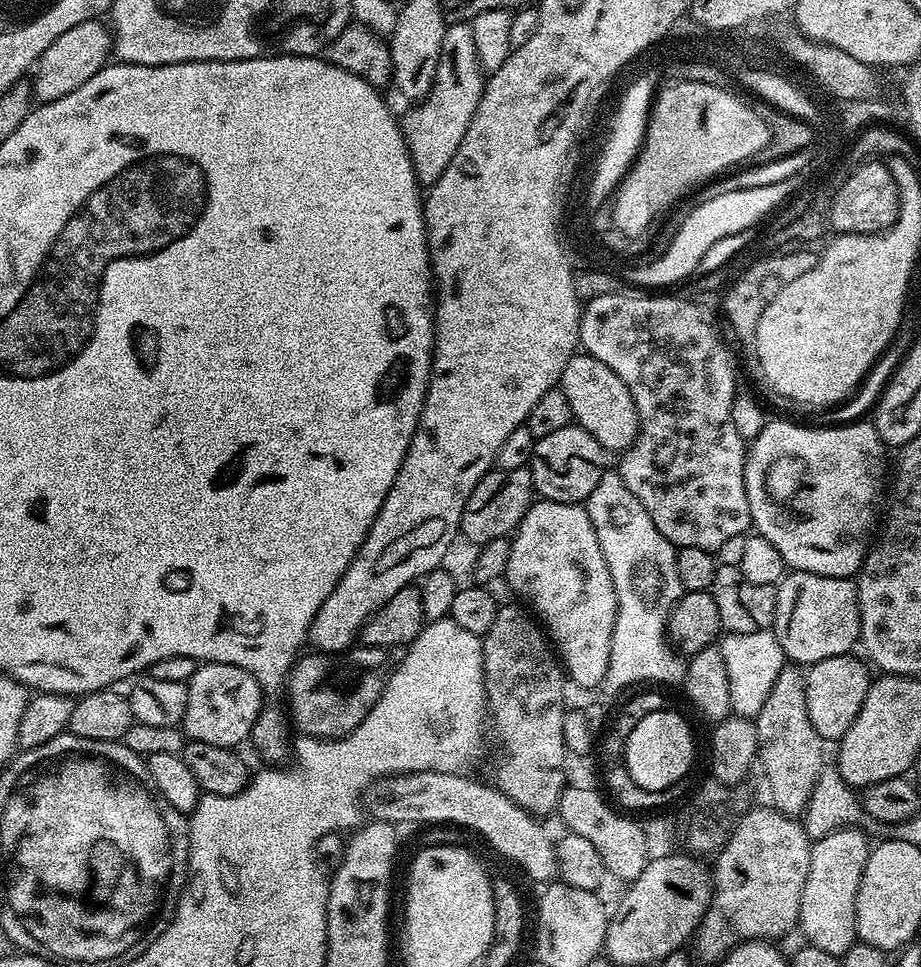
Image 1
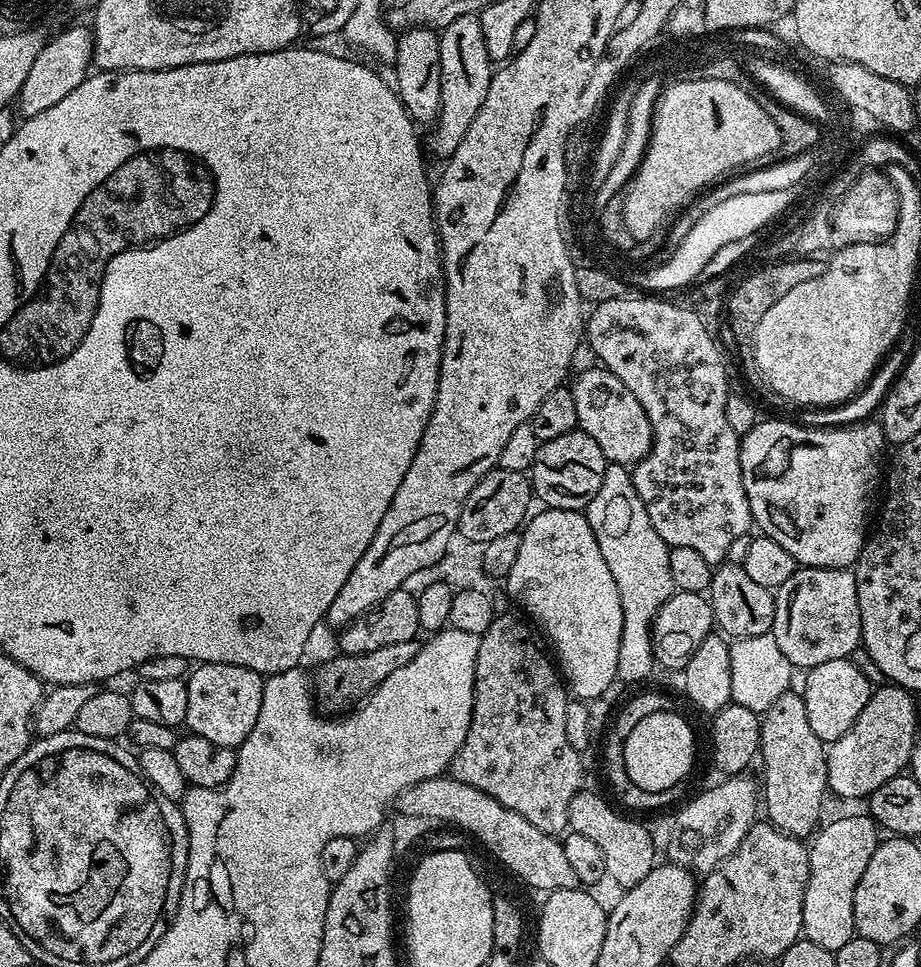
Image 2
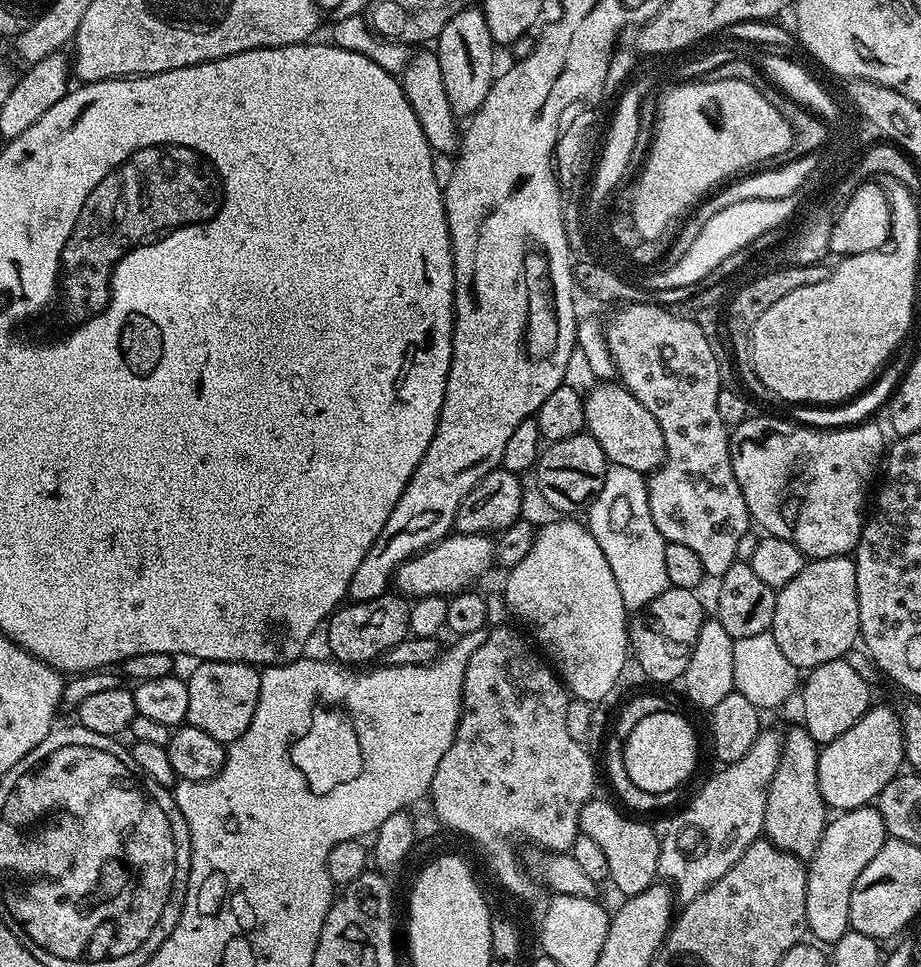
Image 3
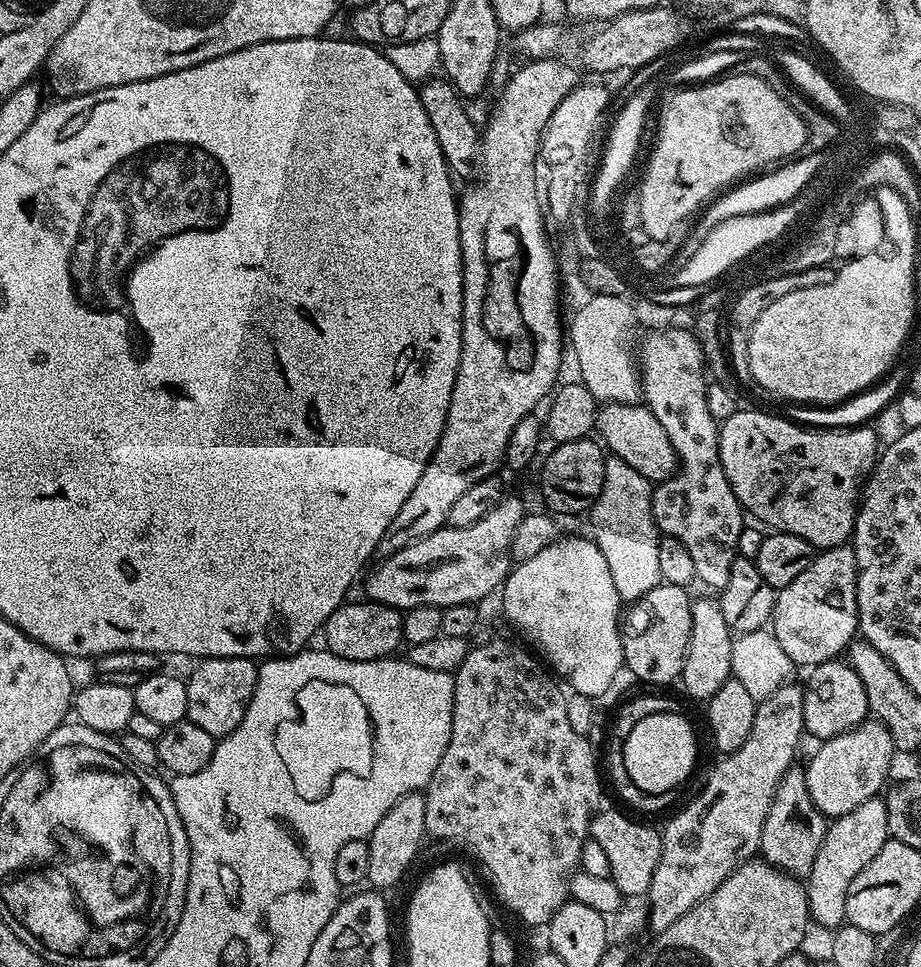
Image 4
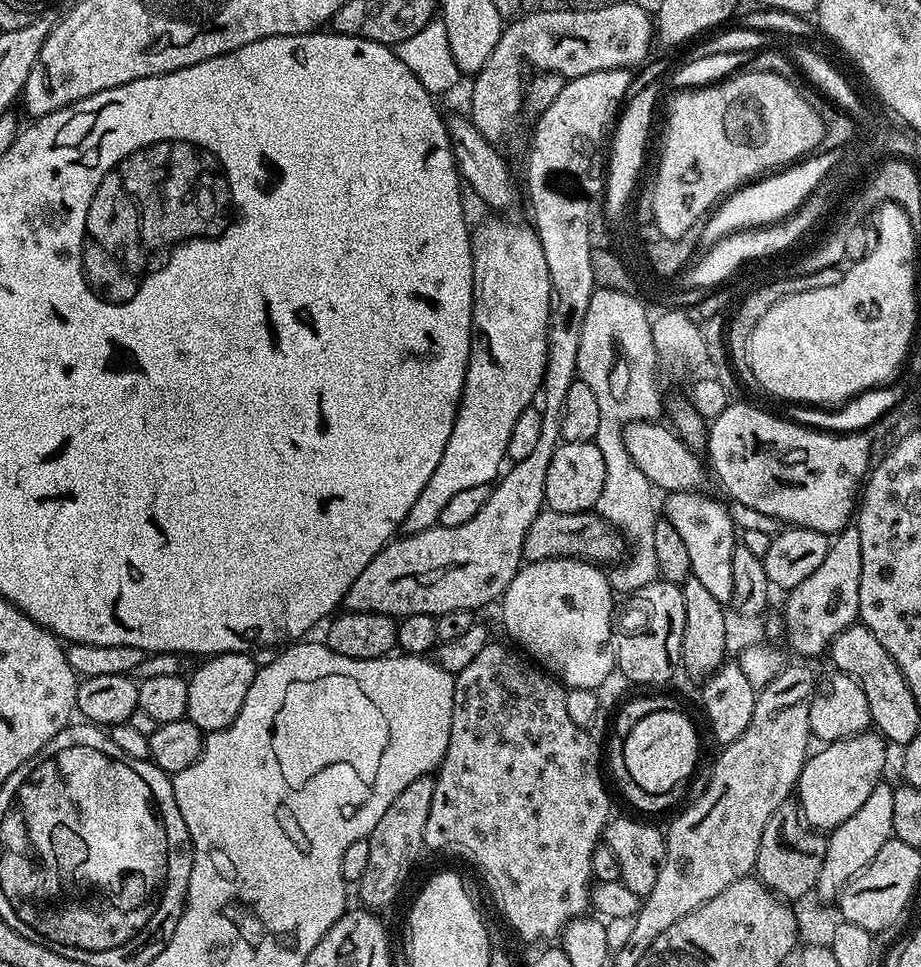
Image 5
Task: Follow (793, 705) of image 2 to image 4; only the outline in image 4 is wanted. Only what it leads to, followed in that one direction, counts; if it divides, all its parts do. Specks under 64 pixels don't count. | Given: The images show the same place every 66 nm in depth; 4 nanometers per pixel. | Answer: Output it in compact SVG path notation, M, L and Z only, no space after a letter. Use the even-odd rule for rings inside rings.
M793 766L782 782L778 782L778 790L774 790L774 802L770 802L770 814L766 814L766 822L762 826L759 855L766 863L782 869L789 876L806 878L814 866L814 858L822 846L828 825L824 813L814 806L814 798L810 798L804 768Z

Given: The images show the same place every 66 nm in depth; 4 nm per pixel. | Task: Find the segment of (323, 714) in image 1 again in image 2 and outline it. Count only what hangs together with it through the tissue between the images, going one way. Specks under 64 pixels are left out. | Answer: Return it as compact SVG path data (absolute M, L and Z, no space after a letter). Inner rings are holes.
M414 639L410 642L398 642L396 645L382 646L379 650L370 650L366 654L358 654L357 656L336 654L333 660L318 665L316 673L311 673L310 684L315 692L315 703L321 709L329 708L329 710L324 710L332 714L347 713L363 704L368 695L379 684L386 682L386 678L390 678L391 673L400 670L408 662L412 662L420 653L420 646L421 641Z

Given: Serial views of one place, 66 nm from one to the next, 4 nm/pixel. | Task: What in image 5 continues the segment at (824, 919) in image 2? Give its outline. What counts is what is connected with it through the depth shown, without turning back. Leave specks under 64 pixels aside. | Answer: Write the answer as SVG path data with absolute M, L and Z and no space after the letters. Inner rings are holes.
M881 782L870 790L870 798L846 818L837 828L827 833L826 854L822 858L822 870L818 870L818 882L814 889L817 901L831 902L839 897L844 887L854 879L861 870L868 865L886 846L886 842L893 839L892 827L894 826L894 788L888 782Z

